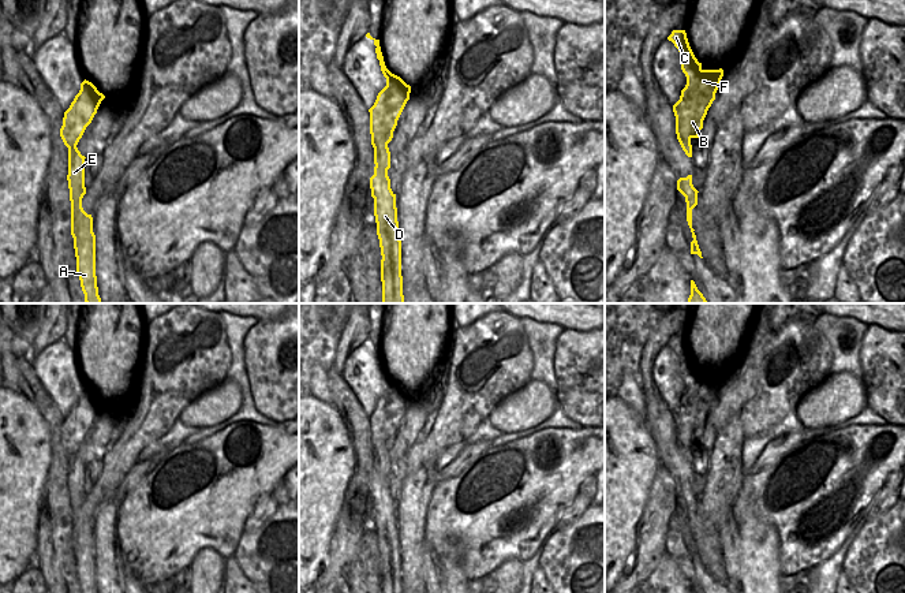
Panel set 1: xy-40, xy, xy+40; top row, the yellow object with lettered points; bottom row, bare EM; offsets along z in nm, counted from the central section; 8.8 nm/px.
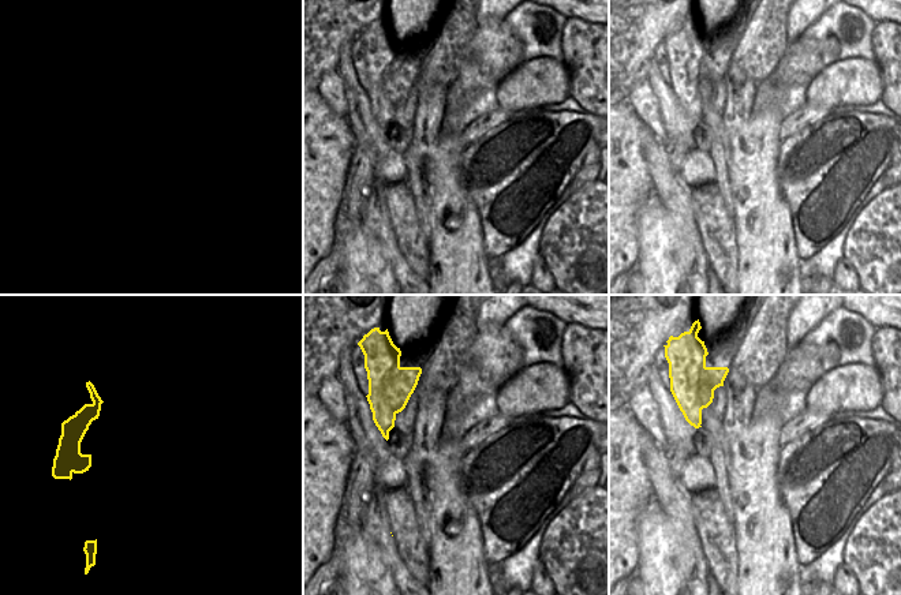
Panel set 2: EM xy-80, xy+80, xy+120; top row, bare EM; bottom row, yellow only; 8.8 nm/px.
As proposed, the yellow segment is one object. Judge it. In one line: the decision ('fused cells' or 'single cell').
fused cells

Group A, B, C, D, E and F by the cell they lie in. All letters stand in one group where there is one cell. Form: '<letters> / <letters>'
A D / B C E F

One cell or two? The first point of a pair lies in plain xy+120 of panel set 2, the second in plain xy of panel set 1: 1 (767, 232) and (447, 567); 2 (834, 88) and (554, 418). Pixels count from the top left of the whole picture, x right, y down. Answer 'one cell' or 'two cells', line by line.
1: one cell
2: two cells

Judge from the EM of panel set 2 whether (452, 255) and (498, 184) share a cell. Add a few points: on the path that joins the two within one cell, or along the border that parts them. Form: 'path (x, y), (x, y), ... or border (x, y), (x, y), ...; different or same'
border (462, 187), (478, 213), (483, 246); different

